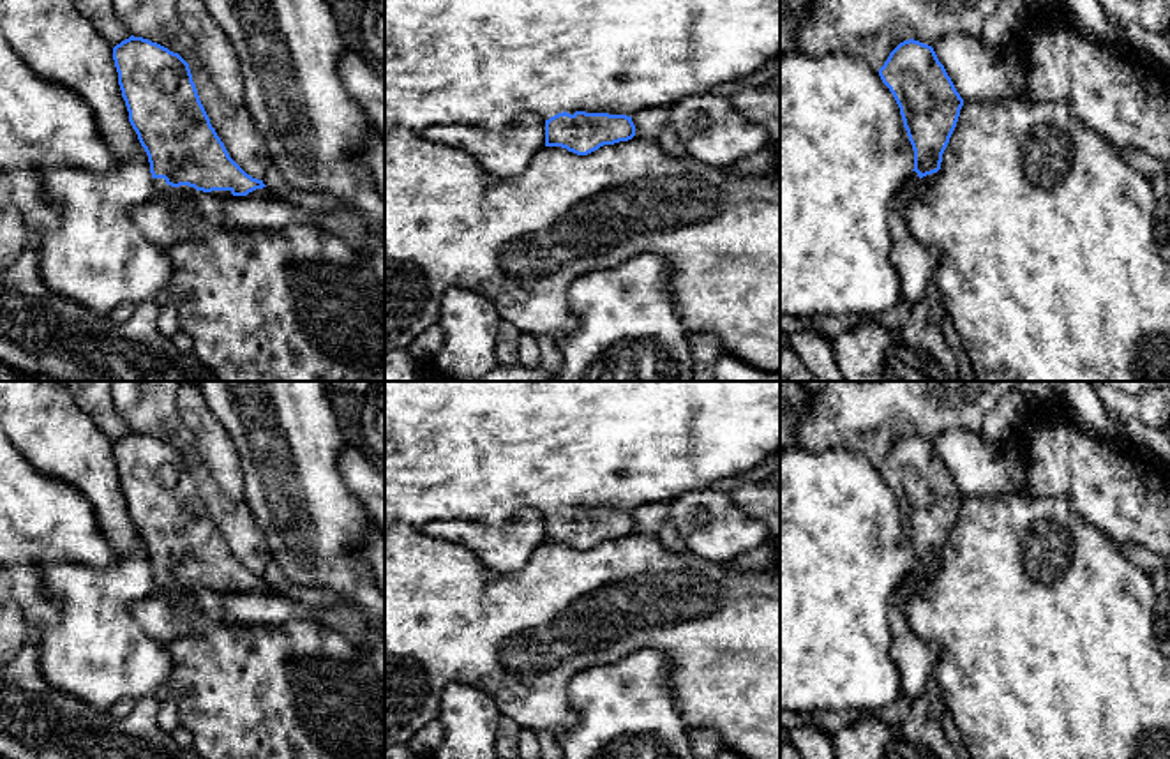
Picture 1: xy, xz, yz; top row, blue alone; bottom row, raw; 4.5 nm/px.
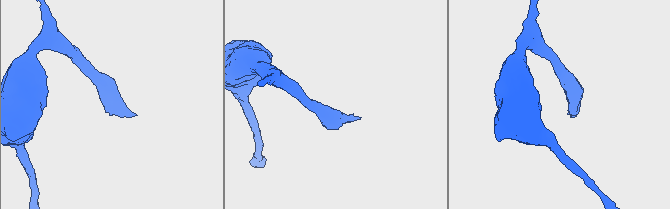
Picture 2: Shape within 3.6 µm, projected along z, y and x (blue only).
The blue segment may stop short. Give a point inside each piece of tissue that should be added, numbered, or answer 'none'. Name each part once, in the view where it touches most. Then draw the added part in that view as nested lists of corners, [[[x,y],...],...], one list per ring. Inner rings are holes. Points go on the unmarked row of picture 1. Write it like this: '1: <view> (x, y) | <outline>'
1: xy (299, 691) | [[[154,574],[155,588],[169,591],[175,586],[184,586],[185,591],[175,600],[176,612],[182,620],[203,623],[206,628],[201,634],[189,634],[171,641],[166,648],[173,660],[168,690],[171,701],[178,708],[178,722],[194,736],[192,748],[201,759],[385,759],[385,680],[378,671],[356,653],[356,648],[337,630],[325,627],[319,620],[291,620],[284,625],[219,625],[198,607],[194,591],[201,593],[231,593],[231,586],[203,588],[189,581],[171,582],[164,574]]]

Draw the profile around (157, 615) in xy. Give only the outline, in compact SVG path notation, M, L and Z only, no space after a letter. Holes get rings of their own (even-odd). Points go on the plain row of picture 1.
M175 586L169 591L155 590L146 598L132 605L136 621L164 648L184 635L205 632L203 623L182 620L176 612L176 598L185 591Z

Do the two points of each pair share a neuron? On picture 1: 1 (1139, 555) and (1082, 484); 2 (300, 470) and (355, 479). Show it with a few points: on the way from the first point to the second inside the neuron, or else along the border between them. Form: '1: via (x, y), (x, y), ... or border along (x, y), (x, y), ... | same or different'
1: border along (1117, 546), (1137, 542), (1151, 551) | different
2: border along (344, 442), (339, 472), (344, 486), (366, 512) | different

